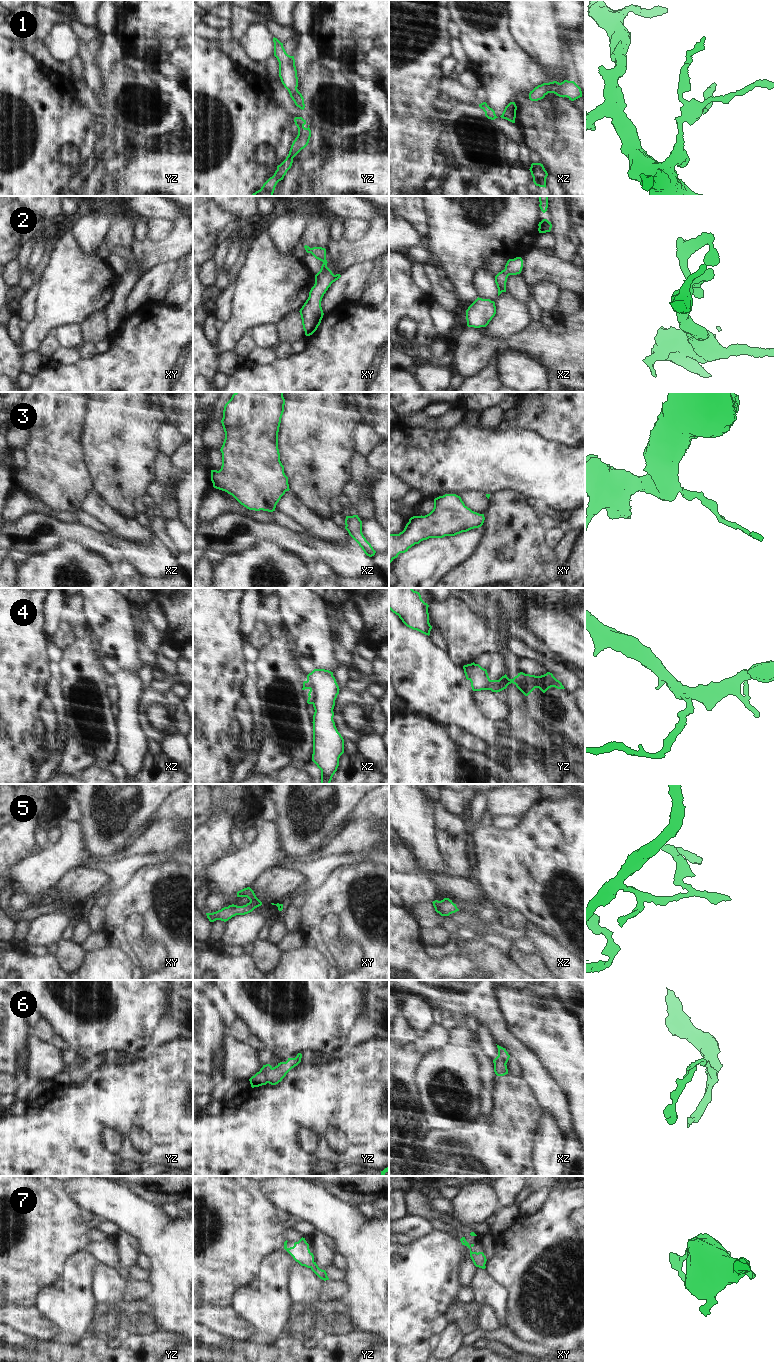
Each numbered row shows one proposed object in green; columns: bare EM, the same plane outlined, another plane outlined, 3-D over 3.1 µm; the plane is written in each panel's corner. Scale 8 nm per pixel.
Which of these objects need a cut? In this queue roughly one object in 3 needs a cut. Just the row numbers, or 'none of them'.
4, 6

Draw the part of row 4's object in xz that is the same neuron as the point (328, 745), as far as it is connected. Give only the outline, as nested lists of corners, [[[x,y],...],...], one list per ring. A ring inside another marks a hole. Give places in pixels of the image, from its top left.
[[[314,669],[307,675],[307,681],[310,682],[315,693],[313,701],[313,754],[312,761],[321,770],[321,784],[330,784],[333,775],[339,766],[339,758],[344,753],[344,739],[338,732],[334,717],[334,706],[337,695],[339,694],[339,686],[336,682],[333,672],[325,669]]]

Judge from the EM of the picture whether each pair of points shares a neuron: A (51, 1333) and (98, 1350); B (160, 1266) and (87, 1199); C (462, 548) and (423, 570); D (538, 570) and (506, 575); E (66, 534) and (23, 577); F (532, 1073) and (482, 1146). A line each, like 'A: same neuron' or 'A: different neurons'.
A: different neurons
B: same neuron
C: same neuron
D: same neuron
E: different neurons
F: different neurons

